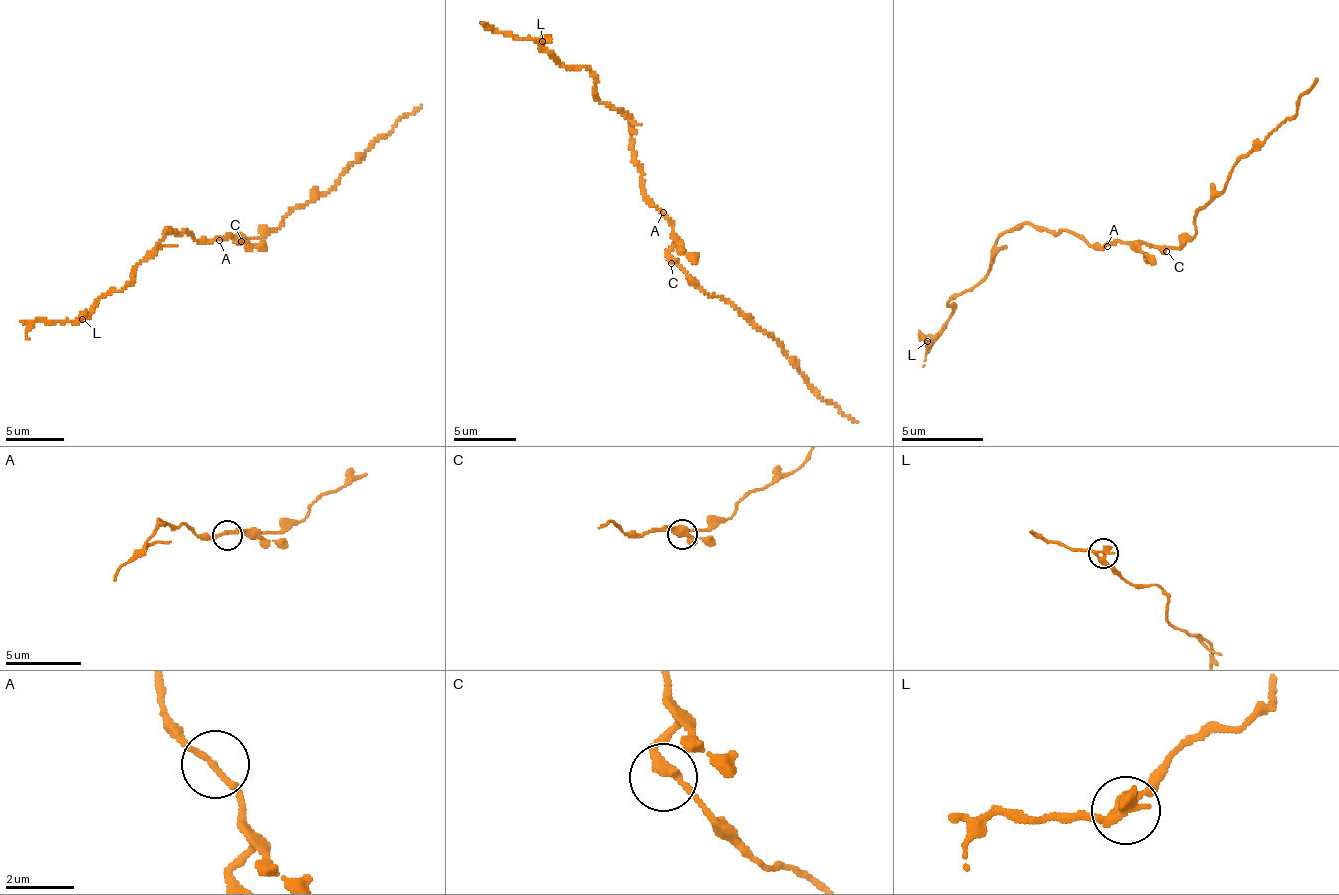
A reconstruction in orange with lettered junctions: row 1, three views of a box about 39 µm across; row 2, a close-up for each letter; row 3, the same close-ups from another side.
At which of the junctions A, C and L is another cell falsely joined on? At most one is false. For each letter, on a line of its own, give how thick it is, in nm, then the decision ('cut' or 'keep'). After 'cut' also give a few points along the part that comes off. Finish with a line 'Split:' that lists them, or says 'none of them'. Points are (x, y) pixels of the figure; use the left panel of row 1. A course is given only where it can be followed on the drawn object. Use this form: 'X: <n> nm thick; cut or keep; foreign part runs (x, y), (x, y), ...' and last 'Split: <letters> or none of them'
A: 170 nm thick; keep
C: 280 nm thick; keep
L: 280 nm thick; cut; foreign part runs (82, 318), (37, 321), (26, 333), (29, 339)
Split: L

